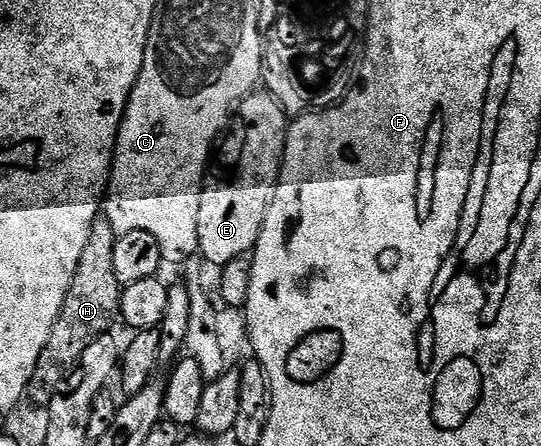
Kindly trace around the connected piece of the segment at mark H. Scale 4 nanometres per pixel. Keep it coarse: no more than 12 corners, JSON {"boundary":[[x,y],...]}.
{"boundary":[[96,221],[31,377],[46,407],[120,317],[117,232]]}

